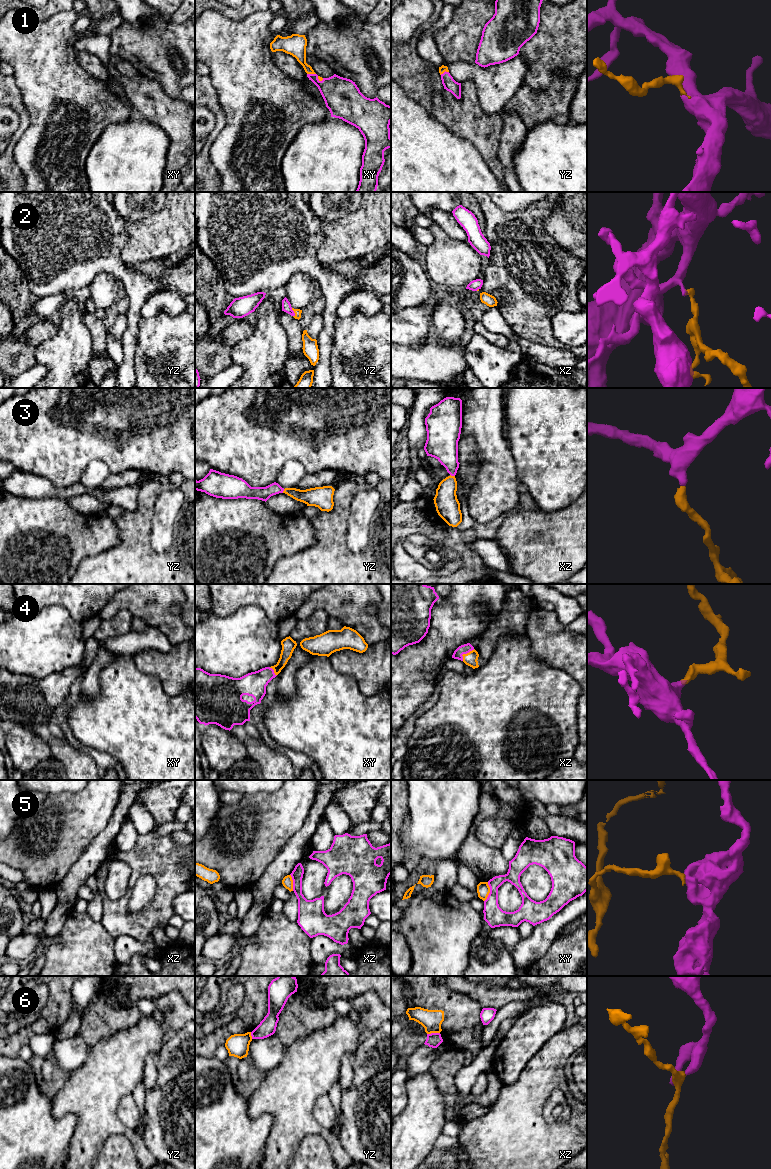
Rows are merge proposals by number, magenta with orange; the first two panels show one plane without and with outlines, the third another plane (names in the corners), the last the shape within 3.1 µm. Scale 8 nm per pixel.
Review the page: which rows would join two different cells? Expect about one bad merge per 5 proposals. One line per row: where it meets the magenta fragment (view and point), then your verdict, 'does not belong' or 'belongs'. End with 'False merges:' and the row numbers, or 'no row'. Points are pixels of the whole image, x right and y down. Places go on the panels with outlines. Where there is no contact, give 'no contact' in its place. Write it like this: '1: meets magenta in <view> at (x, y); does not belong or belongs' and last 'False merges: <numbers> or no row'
1: meets magenta in xy at (311, 74); belongs
2: meets magenta in yz at (293, 312); belongs
3: meets magenta in xz at (452, 475); belongs
4: meets magenta in xz at (465, 653); belongs
5: meets magenta in xy at (490, 892); does not belong
6: meets magenta in xz at (433, 1033); does not belong
False merges: 5, 6

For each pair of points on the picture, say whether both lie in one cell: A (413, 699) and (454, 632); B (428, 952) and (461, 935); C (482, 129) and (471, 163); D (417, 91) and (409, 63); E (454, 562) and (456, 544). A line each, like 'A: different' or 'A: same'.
A: same
B: same
C: different
D: same
E: different

